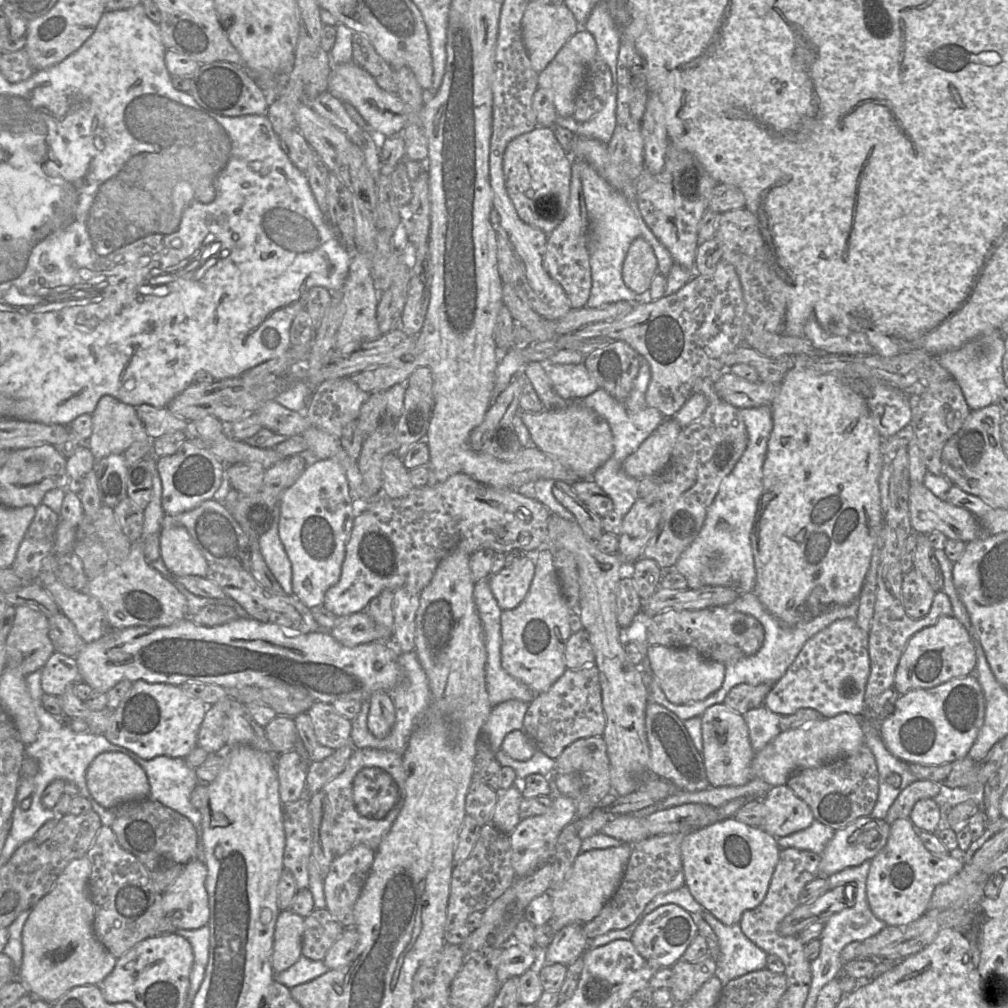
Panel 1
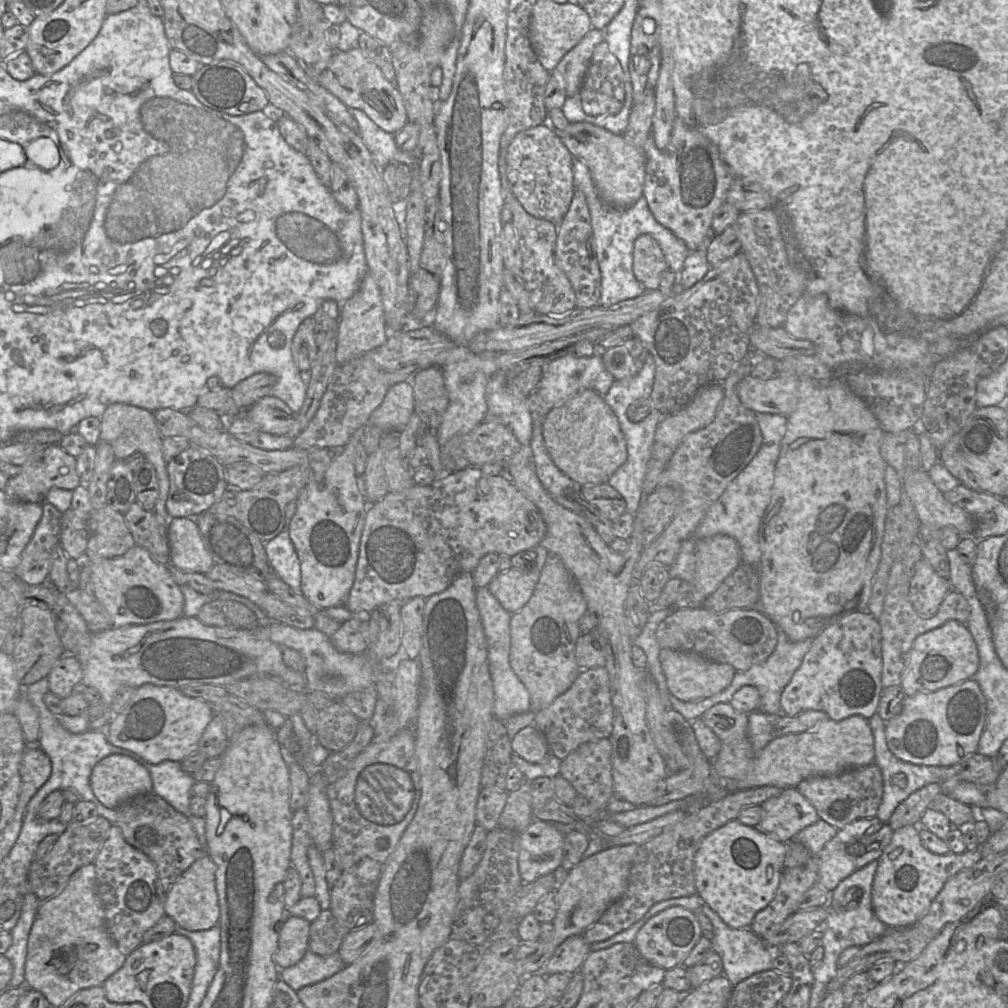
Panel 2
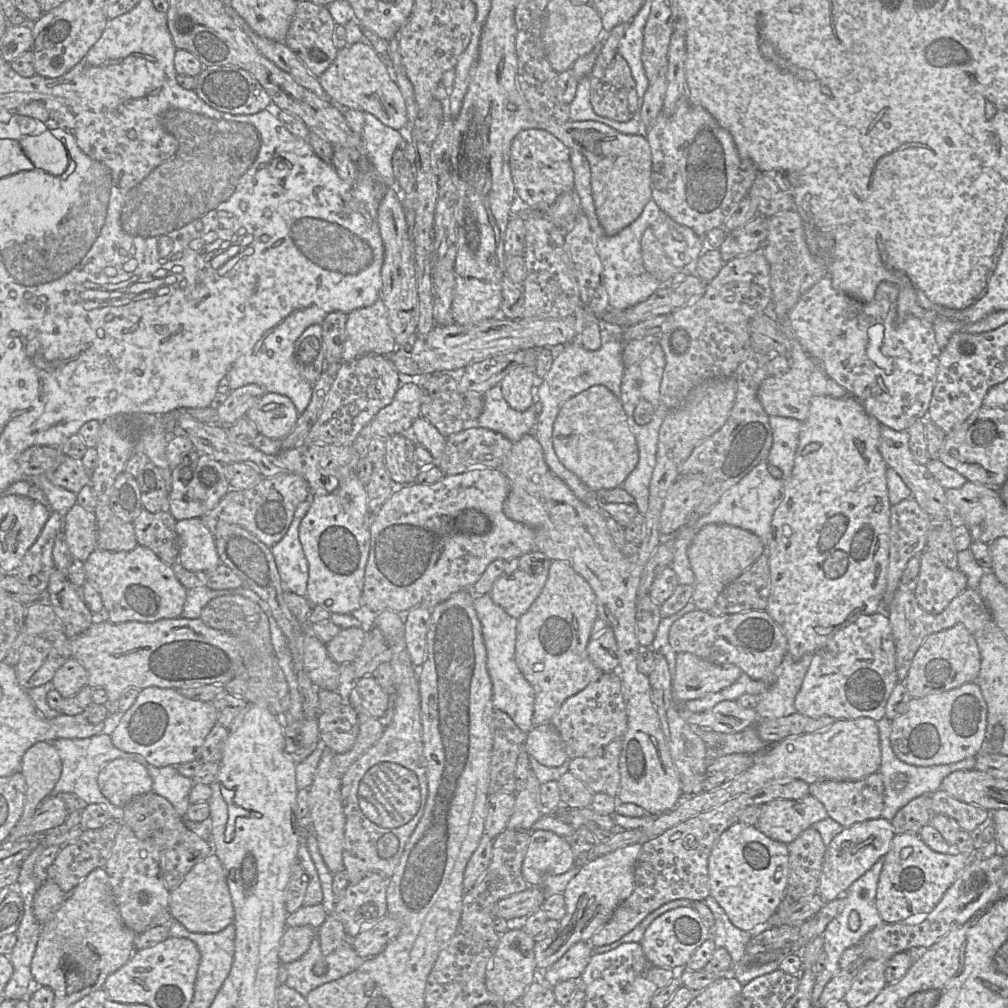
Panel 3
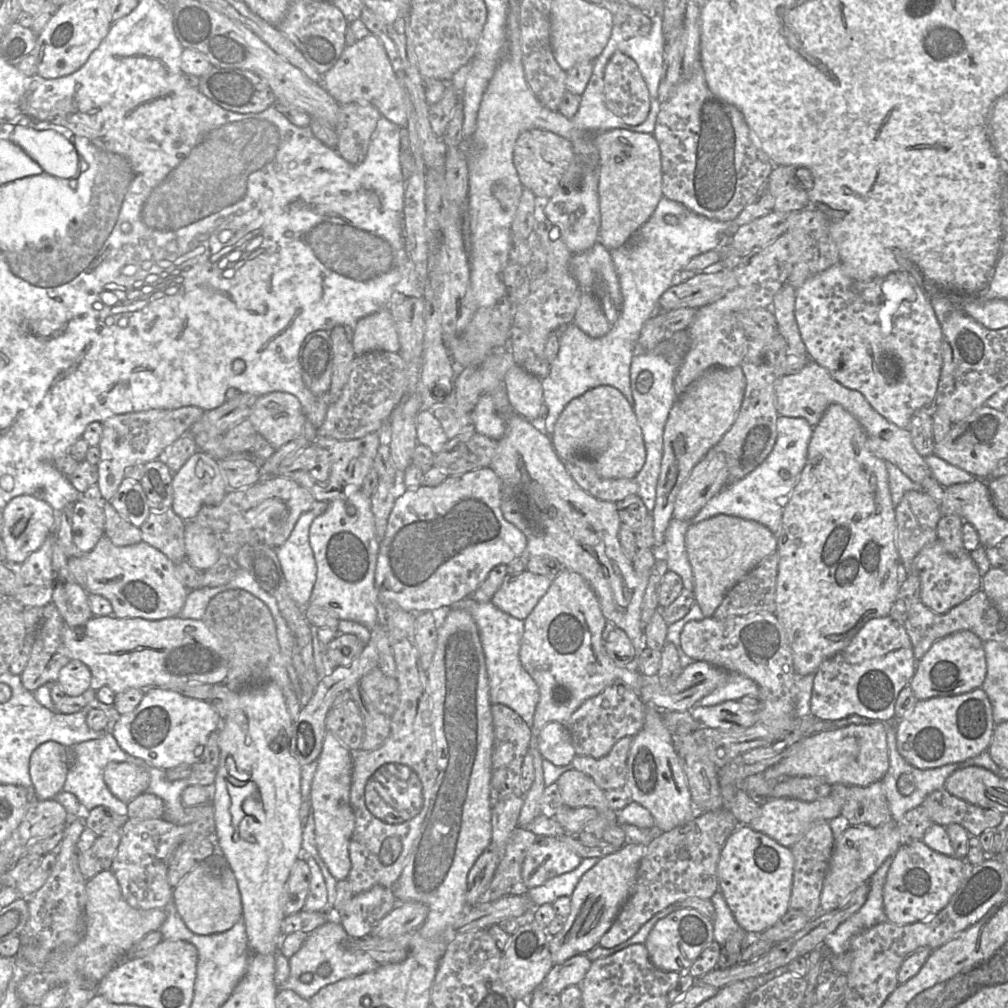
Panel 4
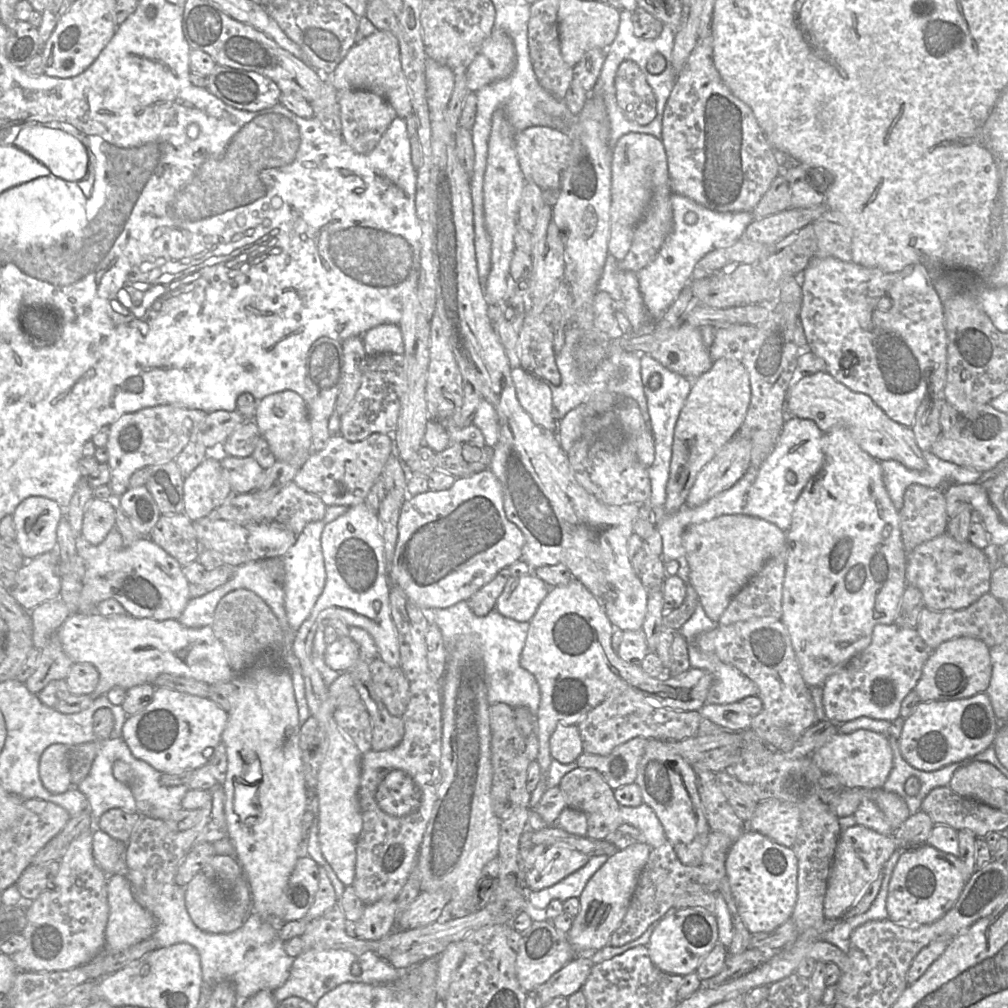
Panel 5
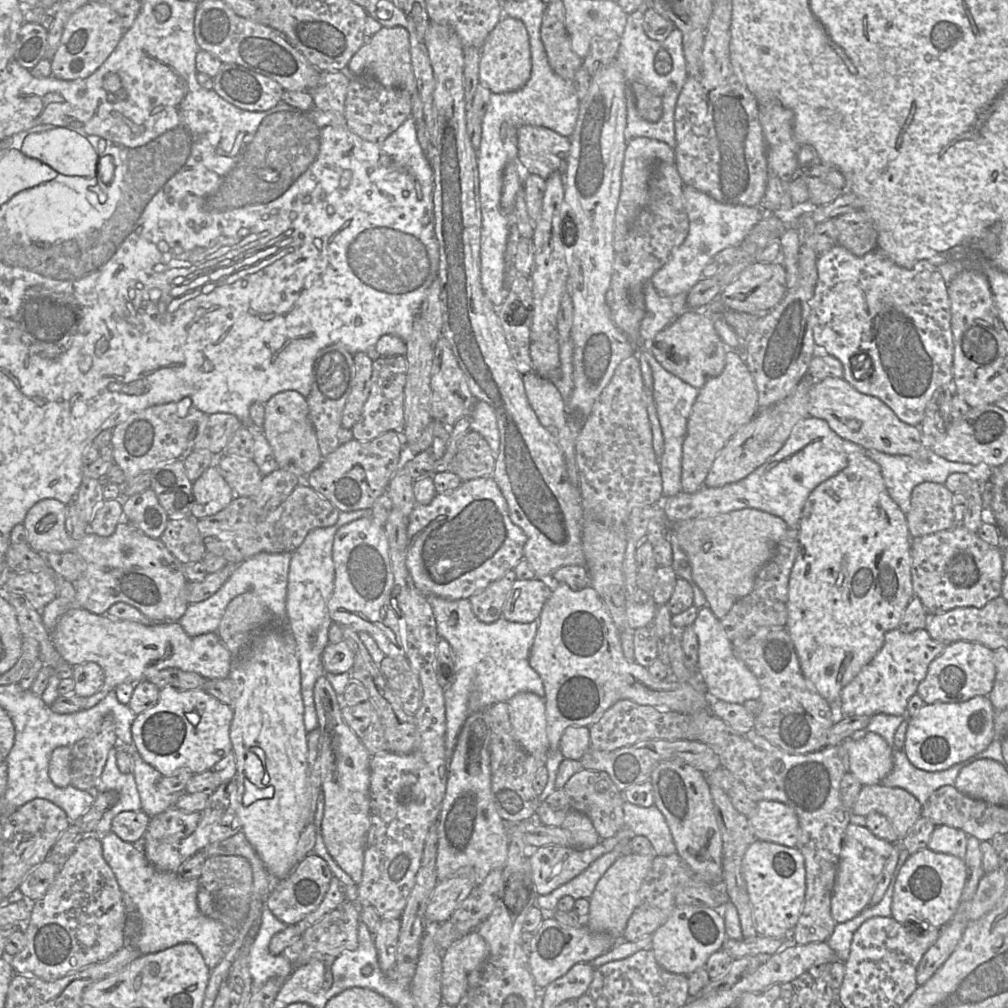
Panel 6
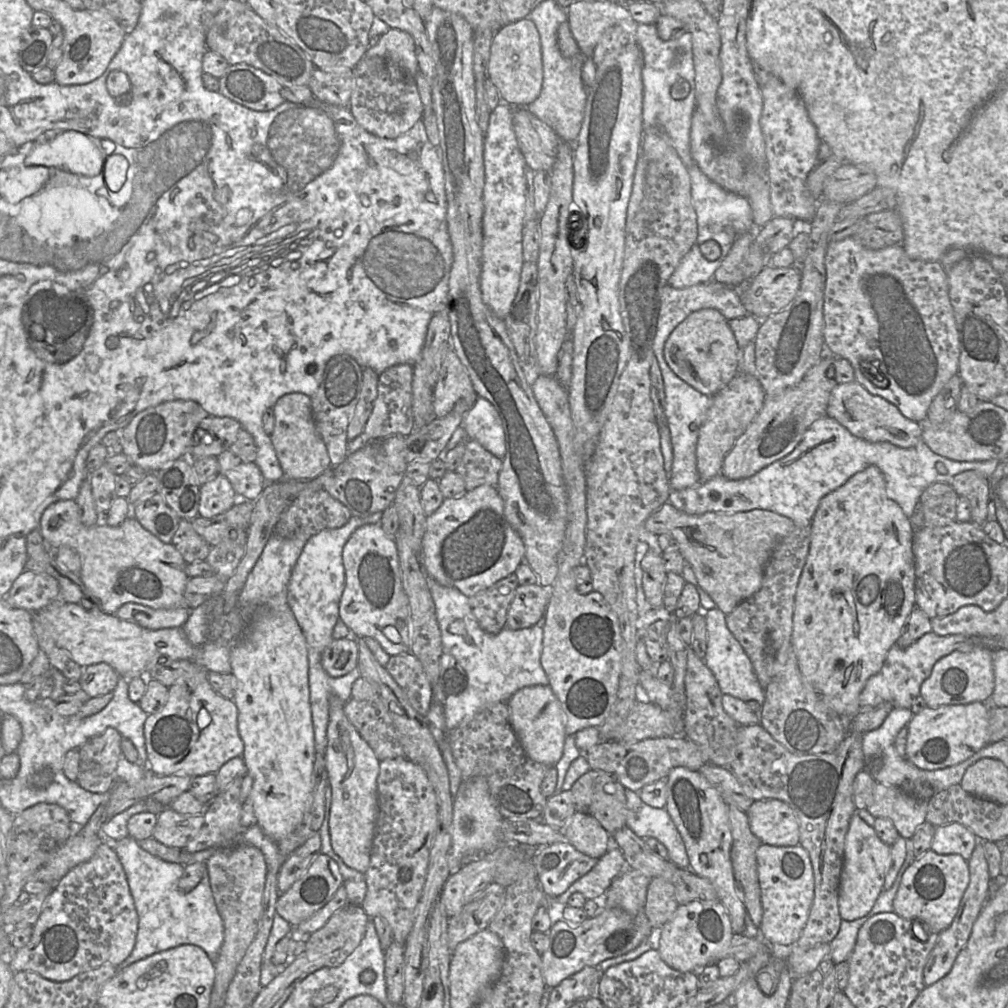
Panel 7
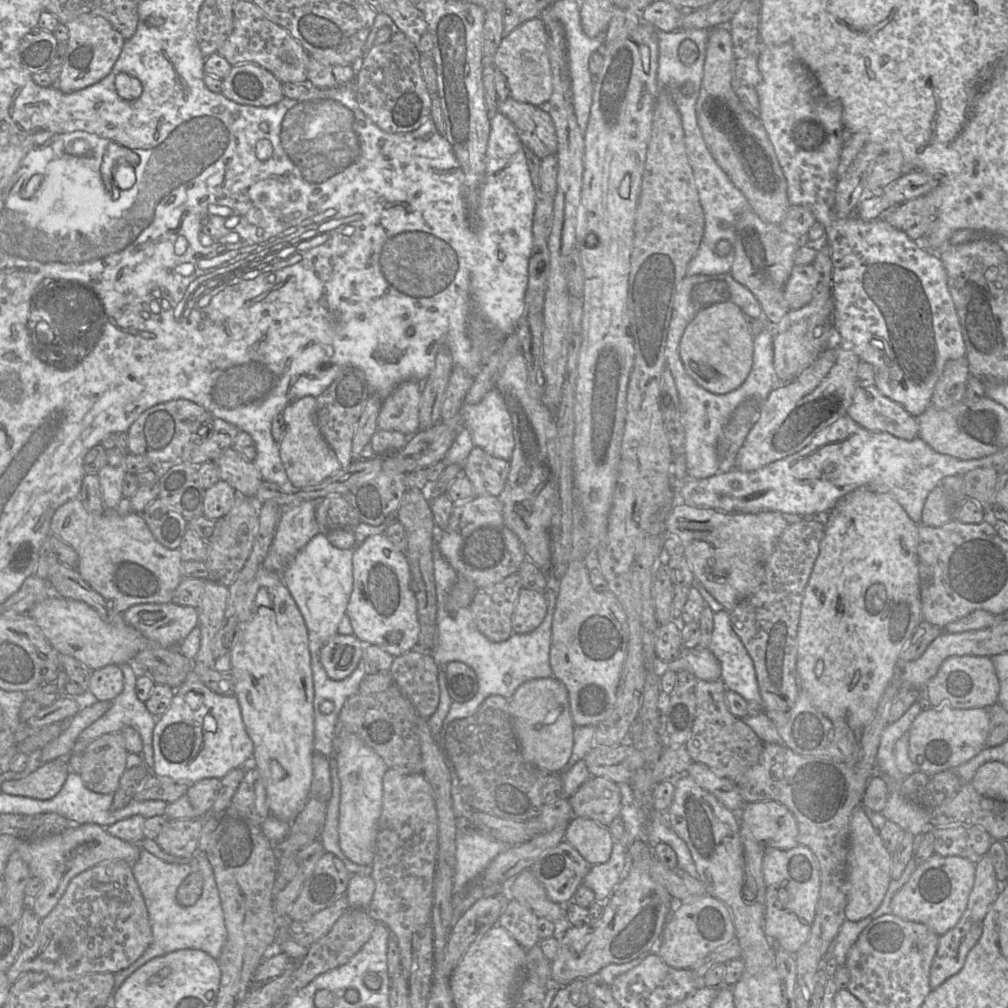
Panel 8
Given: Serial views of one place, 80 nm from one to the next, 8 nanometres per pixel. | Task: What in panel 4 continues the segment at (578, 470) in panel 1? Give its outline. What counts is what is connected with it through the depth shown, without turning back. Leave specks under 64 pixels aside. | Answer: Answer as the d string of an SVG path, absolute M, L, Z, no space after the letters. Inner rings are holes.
M608 385L590 389L571 400L557 420L551 438L564 462L576 456L590 457L597 473L606 479L634 478L646 460L643 434L633 405L618 389Z

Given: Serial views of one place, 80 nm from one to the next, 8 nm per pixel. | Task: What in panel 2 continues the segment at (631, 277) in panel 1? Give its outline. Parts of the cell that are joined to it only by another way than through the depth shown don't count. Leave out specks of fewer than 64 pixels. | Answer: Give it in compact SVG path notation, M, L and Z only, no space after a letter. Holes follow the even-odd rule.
M650 235L639 236L634 243L633 273L647 291L659 288L668 265L657 241Z

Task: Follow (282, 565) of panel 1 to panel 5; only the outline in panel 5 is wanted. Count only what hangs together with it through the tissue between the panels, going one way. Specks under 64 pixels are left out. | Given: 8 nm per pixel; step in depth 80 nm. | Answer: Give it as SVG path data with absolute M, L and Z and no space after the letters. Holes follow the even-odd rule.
M327 506L323 520L308 523L296 542L282 556L284 606L290 628L295 633L309 617L326 582L324 558L321 548L321 534L326 524L348 511L349 507Z

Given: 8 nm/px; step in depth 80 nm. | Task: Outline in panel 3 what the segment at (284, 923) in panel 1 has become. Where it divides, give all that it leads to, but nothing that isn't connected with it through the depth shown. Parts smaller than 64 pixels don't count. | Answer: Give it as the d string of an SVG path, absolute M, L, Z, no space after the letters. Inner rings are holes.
M310 926L286 927L281 938L278 958L286 965L299 959L309 948L316 936L316 929Z

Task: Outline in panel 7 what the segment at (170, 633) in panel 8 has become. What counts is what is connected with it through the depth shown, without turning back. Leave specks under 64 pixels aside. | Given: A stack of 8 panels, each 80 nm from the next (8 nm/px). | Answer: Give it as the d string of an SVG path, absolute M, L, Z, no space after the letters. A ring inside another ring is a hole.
M126 603L115 613L115 616L124 621L130 621L149 630L165 628L182 628L189 618L190 610L187 607L175 609L153 609L136 603Z

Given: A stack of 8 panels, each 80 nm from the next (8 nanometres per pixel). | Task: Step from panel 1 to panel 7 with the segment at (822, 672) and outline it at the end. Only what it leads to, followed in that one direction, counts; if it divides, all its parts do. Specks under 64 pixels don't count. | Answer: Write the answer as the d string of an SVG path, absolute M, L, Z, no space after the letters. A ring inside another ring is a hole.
M927 633L906 648L893 645L878 673L871 676L859 696L861 709L871 709L882 703L891 703L894 708L910 709L913 700L920 695L922 683L930 676L935 663L942 657L960 649L984 647L992 651L1002 649L992 637L948 635Z

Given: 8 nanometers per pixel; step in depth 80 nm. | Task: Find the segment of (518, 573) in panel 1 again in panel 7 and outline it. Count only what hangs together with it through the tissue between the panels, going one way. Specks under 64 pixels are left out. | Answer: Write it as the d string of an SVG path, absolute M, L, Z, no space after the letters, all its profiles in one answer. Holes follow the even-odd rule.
M539 583L518 585L507 611L506 627L512 630L529 628L544 615L550 591Z

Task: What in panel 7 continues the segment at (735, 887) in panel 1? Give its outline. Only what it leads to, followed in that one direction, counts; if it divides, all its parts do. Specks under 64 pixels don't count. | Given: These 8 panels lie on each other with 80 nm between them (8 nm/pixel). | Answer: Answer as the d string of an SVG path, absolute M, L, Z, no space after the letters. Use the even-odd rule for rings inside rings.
M761 844L756 852L763 917L760 937L772 947L791 948L804 929L814 899L814 876L809 854L802 846L776 847Z

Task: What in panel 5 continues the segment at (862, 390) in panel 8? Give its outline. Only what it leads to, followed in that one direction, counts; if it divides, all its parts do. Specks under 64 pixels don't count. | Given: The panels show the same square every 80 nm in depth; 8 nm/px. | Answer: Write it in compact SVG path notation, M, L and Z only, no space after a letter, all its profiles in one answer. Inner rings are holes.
M827 372L807 375L793 383L786 395L785 411L790 417L814 421L823 433L836 426L846 428L856 444L878 461L895 460L916 471L927 468L912 428L892 420L868 395L850 390Z

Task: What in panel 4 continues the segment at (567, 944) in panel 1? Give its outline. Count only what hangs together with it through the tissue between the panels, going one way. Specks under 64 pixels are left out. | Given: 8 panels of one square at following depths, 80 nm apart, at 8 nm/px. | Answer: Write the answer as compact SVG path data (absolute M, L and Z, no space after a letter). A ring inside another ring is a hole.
M587 954L575 955L562 964L554 965L539 988L546 993L560 995L569 986L580 986L591 964Z

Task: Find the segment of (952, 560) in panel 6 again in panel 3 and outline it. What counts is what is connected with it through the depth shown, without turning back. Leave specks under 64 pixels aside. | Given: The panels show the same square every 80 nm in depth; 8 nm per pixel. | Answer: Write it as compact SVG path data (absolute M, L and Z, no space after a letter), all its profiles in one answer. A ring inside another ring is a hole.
M929 552L921 554L918 582L913 594L924 611L940 614L966 589L967 577L964 573L948 568Z

